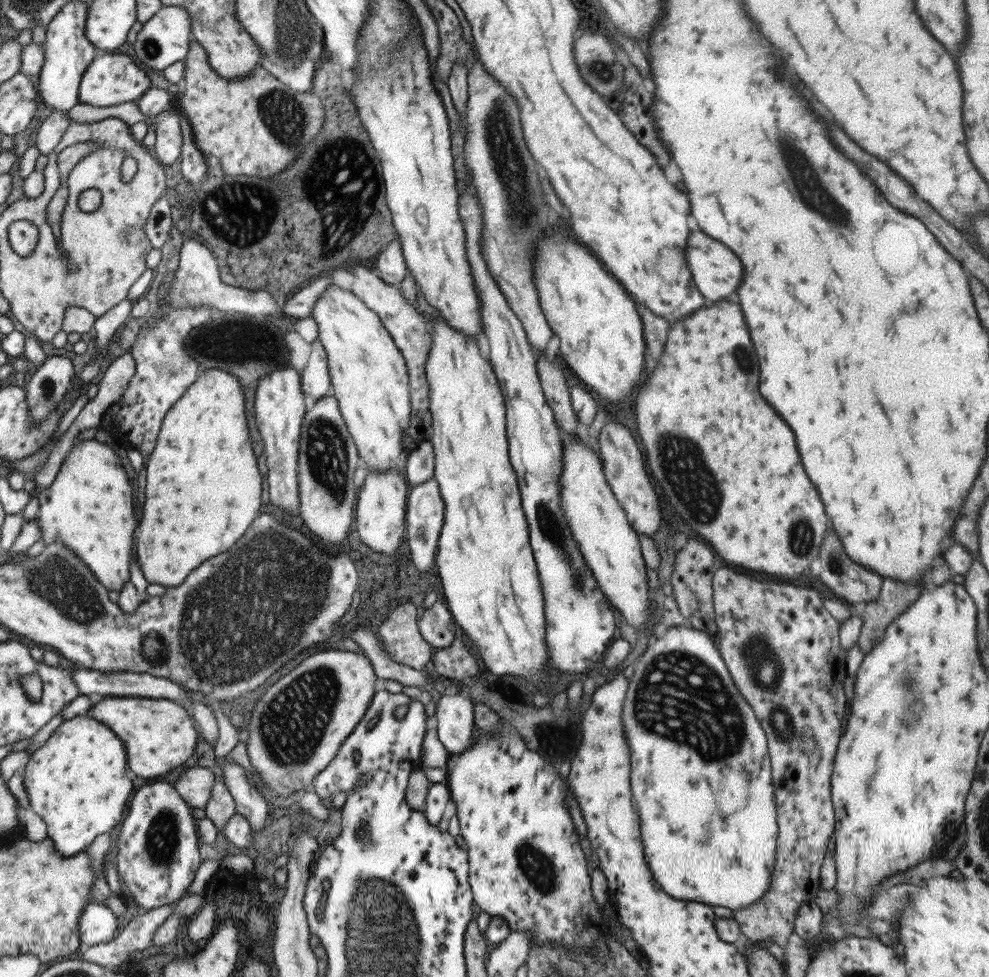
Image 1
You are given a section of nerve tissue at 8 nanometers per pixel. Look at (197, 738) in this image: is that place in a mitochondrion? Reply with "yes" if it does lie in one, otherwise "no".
no

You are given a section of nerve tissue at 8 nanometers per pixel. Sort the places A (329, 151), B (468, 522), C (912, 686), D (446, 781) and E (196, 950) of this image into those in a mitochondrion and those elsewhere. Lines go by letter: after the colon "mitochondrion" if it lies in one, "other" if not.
A: mitochondrion
B: other
C: mitochondrion
D: other
E: other

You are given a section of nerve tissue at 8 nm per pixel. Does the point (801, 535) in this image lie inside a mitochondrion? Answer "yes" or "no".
yes

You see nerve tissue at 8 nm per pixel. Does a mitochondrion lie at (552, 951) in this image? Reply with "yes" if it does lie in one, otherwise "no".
yes

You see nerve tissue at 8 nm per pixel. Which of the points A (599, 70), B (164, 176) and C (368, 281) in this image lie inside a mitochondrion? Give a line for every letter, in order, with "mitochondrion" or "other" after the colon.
A: mitochondrion
B: other
C: other

